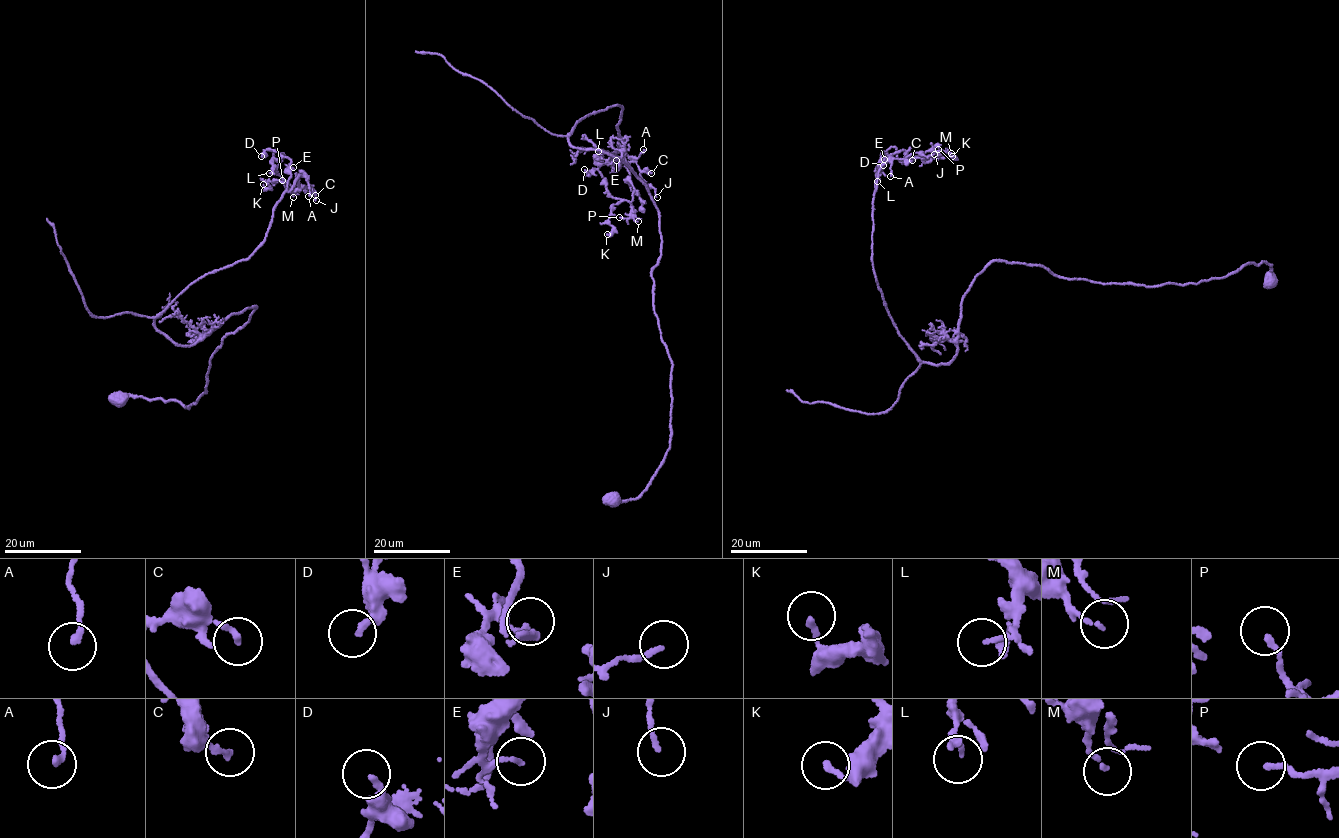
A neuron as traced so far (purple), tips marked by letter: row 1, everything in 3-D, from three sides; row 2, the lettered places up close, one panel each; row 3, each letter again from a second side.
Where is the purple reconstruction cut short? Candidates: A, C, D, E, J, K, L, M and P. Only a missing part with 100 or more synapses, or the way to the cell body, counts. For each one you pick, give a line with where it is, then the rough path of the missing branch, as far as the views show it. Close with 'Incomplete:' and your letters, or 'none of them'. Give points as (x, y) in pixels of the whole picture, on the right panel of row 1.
Incomplete: none of them

